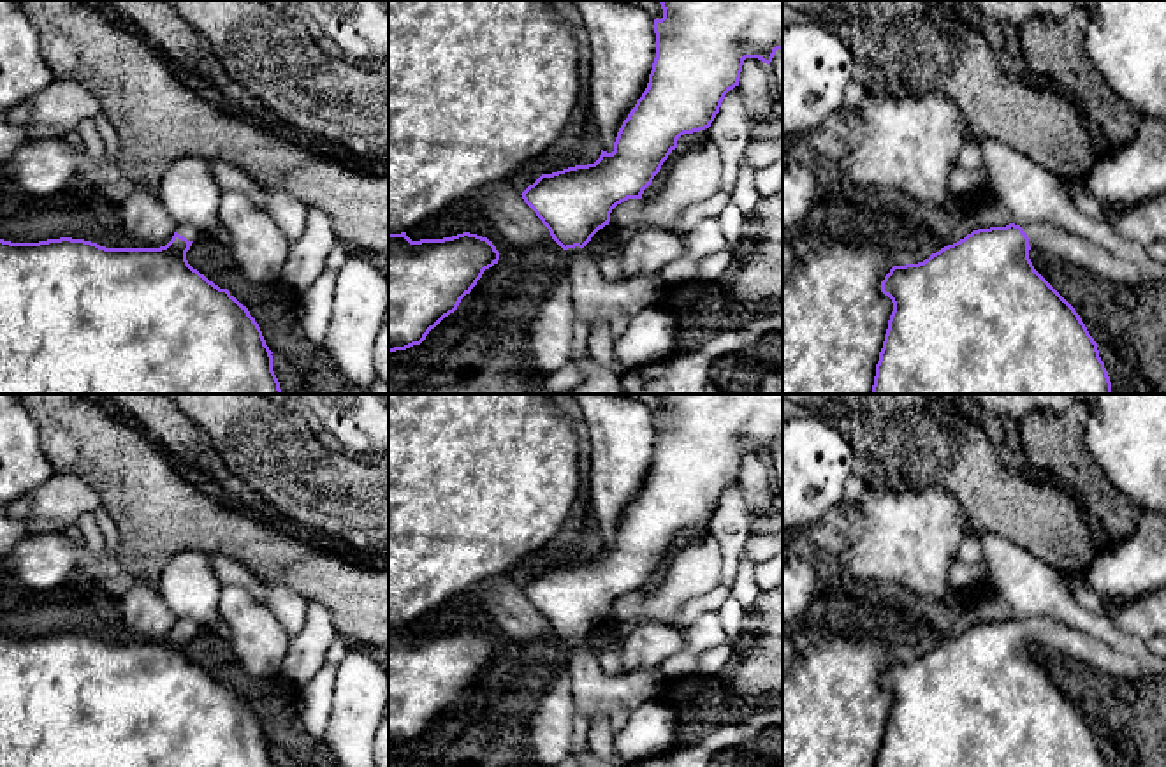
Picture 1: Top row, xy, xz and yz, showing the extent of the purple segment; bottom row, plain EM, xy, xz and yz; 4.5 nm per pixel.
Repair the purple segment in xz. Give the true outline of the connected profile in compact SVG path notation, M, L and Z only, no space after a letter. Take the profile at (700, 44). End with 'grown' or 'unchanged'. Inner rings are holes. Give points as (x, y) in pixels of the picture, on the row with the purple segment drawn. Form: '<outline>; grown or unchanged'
M658 0L663 18L654 19L656 58L649 83L628 118L623 121L614 151L601 150L594 164L542 174L521 195L549 229L552 239L570 253L568 278L577 320L589 327L616 317L635 317L661 301L665 283L660 274L607 281L598 262L584 246L609 225L612 209L628 201L642 199L663 162L677 148L684 134L711 127L725 95L739 86L746 58L770 65L783 49L783 0Z; grown

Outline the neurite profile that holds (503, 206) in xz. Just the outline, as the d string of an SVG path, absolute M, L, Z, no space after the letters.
M508 179L487 183L470 192L463 201L485 216L514 246L563 250Z

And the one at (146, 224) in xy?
M135 188L120 206L123 241L118 248L165 246L178 227L157 192Z

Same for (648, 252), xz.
M645 225L623 246L624 278L654 276L684 253L682 236Z

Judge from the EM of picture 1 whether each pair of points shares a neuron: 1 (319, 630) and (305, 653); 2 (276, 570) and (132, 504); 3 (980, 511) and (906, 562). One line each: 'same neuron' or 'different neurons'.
1: same neuron
2: same neuron
3: different neurons

